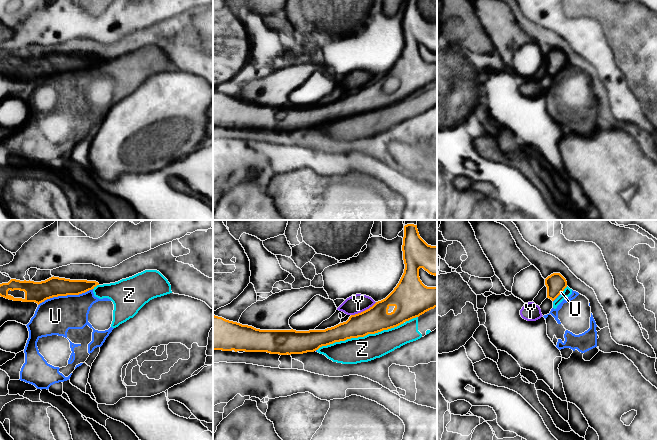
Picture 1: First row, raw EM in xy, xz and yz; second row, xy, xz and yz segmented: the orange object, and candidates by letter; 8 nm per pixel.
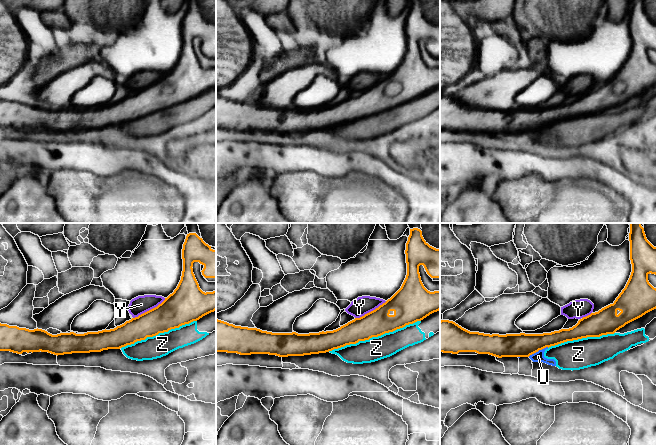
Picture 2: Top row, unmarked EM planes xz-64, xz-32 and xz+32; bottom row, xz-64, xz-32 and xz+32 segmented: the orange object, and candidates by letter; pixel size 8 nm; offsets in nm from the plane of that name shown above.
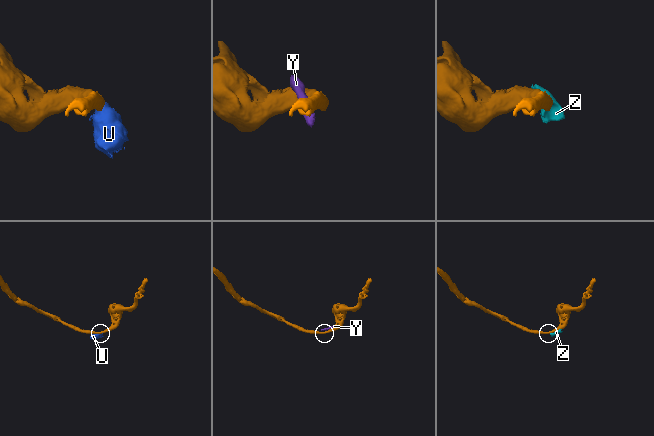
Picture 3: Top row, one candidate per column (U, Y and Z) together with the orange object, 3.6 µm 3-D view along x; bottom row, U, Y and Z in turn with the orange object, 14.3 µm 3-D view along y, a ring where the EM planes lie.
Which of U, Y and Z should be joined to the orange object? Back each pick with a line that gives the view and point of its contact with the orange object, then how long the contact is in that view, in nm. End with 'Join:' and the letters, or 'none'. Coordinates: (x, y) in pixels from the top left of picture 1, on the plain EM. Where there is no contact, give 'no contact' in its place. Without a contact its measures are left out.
Join: none

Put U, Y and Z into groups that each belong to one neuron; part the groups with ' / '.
U Z / Y

